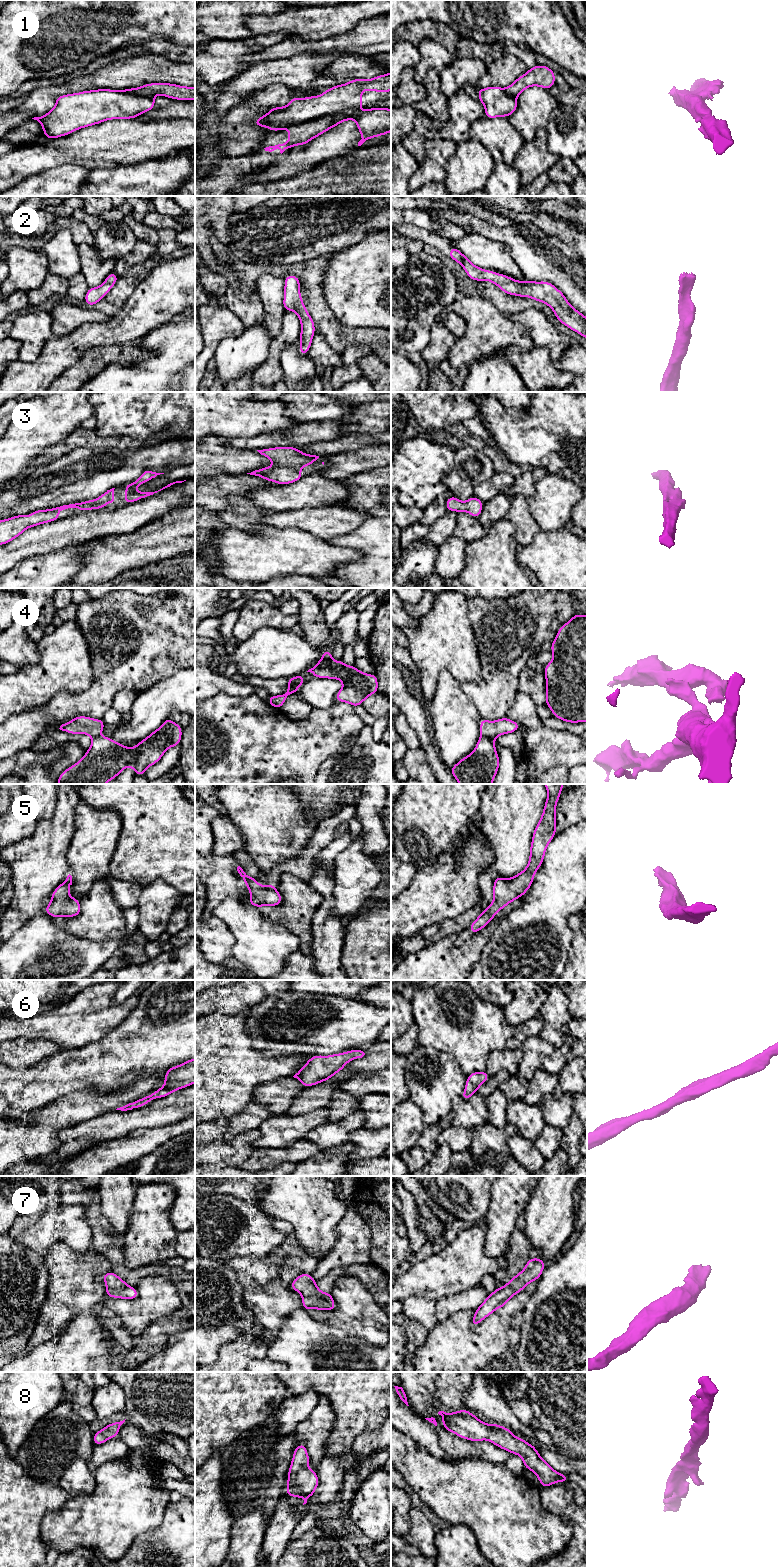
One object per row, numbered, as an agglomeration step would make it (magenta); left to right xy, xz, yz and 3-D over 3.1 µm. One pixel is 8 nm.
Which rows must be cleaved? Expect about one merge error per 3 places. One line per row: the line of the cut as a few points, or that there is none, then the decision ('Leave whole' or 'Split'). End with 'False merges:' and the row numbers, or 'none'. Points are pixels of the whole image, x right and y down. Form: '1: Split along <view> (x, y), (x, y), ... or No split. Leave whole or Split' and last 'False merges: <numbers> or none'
1: Split along xz (353, 109), (304, 121), (288, 127). Split
2: No split. Leave whole
3: No split. Leave whole
4: Split along yz (481, 735), (487, 736), (492, 740). Split
5: No split. Leave whole
6: No split. Leave whole
7: No split. Leave whole
8: No split. Leave whole
False merges: 1, 4

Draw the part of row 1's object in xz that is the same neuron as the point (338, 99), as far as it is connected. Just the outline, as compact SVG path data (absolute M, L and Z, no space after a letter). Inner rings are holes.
M391 72L376 76L371 79L352 79L348 83L335 85L319 96L306 98L293 97L290 103L283 107L271 107L272 109L262 117L253 121L255 126L266 127L271 131L280 131L291 126L297 126L304 122L315 121L326 116L342 114L350 110L358 110L362 107L362 91L374 92L391 91Z

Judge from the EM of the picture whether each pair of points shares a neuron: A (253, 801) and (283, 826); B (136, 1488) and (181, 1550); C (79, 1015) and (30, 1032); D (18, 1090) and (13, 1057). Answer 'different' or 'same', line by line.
A: same
B: different
C: same
D: different

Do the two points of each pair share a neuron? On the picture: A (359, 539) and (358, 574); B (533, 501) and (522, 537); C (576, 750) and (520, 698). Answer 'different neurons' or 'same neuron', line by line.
A: same neuron
B: different neurons
C: same neuron

